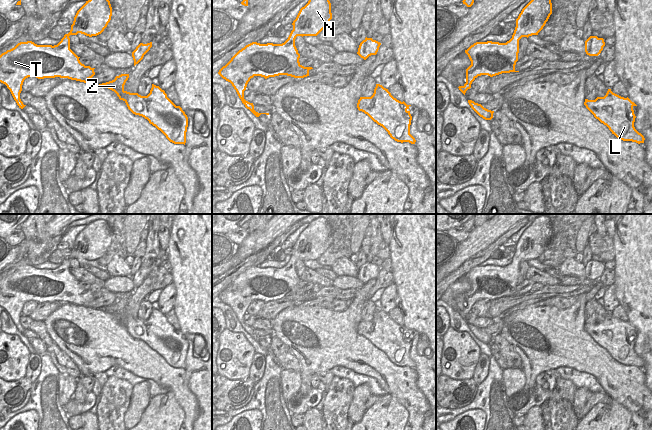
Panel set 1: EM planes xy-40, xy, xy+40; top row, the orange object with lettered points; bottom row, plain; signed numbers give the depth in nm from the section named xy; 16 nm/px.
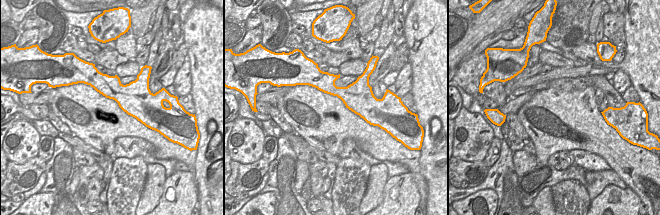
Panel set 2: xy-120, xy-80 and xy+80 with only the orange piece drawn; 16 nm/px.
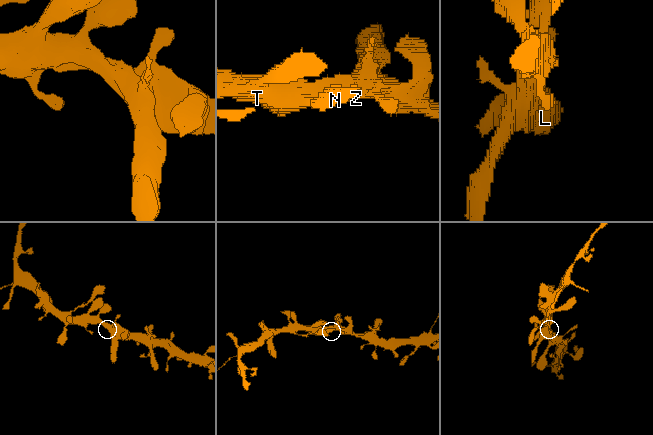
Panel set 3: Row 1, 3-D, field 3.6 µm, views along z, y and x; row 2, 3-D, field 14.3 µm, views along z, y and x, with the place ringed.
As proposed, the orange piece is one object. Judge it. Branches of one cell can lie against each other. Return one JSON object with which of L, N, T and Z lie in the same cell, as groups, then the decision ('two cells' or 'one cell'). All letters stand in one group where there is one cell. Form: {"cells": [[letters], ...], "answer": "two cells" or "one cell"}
{"cells": [["L", "N", "T", "Z"]], "answer": "one cell"}

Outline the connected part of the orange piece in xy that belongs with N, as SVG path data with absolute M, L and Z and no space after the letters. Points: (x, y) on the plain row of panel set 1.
M319 217L310 222L308 227L300 233L296 243L292 247L293 254L284 267L260 268L252 266L239 274L231 284L219 294L218 298L232 308L242 327L256 341L259 341L261 338L269 339L269 337L256 336L253 327L244 323L244 315L246 314L248 306L254 300L261 300L265 303L279 299L287 299L294 302L304 302L309 300L309 295L313 292L304 291L300 288L300 278L295 270L295 263L297 260L317 260L327 250L331 243L331 227L327 219Z

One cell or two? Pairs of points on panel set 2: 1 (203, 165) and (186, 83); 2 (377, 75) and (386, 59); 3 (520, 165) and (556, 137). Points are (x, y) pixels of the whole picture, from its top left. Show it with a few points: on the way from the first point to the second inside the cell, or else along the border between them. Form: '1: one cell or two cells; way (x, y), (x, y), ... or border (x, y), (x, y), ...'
1: two cells; border (189, 69), (191, 77), (190, 93)
2: one cell; way (381, 71), (385, 63)
3: two cells; border (535, 155), (537, 163)

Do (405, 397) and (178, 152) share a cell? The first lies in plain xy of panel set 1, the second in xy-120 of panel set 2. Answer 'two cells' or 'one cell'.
one cell

